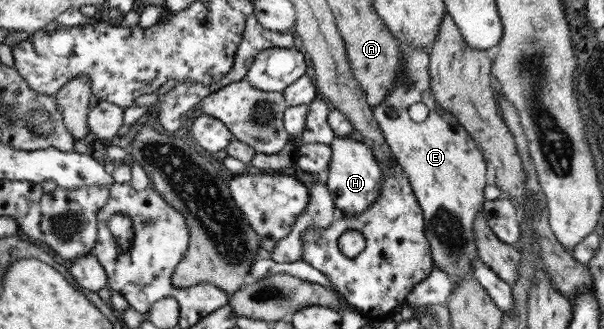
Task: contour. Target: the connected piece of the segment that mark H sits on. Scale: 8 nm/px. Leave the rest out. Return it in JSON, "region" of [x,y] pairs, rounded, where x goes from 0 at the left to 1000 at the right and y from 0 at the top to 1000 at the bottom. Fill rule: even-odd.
{"region":[[[555,410],[546,450],[548,489],[536,532],[536,550],[550,590],[550,611],[556,635],[573,647],[573,660],[586,660],[604,641],[626,599],[632,526],[629,502],[611,438],[586,422],[583,410],[573,416]]]}

